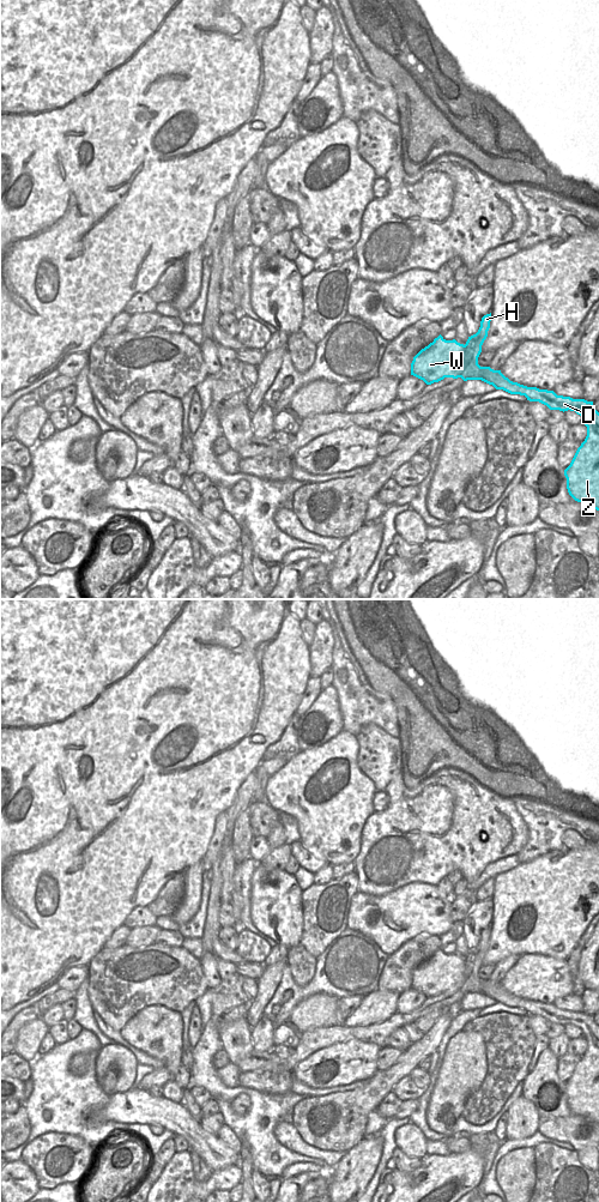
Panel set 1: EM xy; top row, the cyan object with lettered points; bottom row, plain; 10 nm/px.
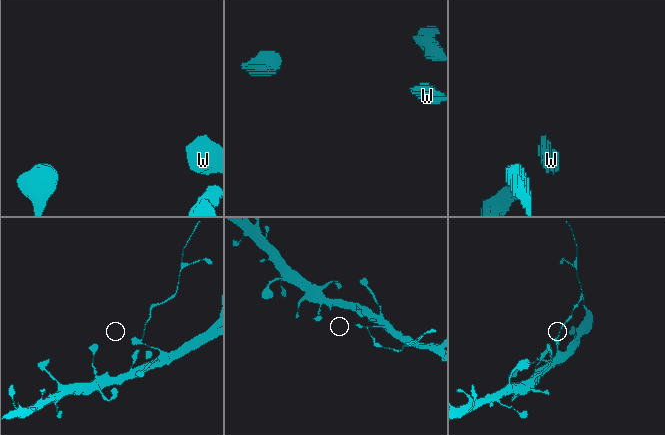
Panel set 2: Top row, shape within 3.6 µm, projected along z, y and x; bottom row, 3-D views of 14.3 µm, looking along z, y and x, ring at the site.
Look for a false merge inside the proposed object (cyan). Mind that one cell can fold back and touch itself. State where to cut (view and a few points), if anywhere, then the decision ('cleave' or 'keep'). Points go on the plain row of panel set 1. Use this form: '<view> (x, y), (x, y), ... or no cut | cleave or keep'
xy (464, 959), (466, 974), (473, 973), (477, 976) | cleave

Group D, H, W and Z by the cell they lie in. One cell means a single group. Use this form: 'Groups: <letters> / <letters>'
Groups: D W Z / H.

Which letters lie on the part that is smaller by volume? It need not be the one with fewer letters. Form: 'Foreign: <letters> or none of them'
Foreign: H

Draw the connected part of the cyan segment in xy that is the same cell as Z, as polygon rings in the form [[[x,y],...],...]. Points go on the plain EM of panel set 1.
[[[441,948],[413,971],[411,989],[426,998],[444,991],[461,991],[464,995],[482,993],[496,1003],[525,1009],[530,1015],[539,1015],[550,1023],[575,1025],[582,1031],[582,1038],[587,1040],[587,1050],[564,1083],[567,1103],[575,1115],[599,1124],[599,1026],[593,1021],[593,1015],[527,1001],[510,995],[501,984],[480,980],[473,973],[467,977],[465,959],[455,953],[446,954]]]

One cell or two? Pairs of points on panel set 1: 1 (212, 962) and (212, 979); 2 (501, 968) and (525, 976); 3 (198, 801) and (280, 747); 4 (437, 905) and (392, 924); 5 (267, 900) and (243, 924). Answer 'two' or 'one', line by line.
1: one
2: two
3: two
4: one
5: two

